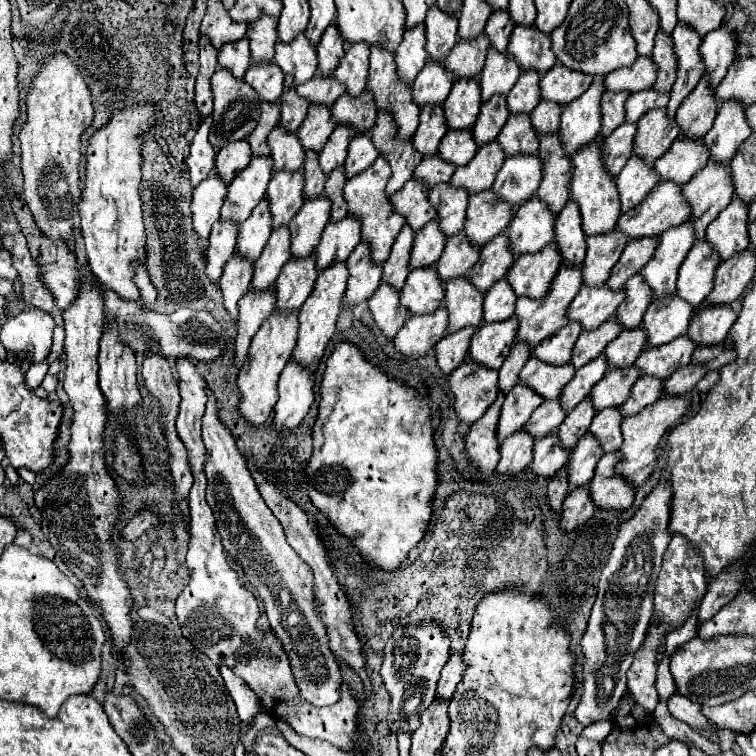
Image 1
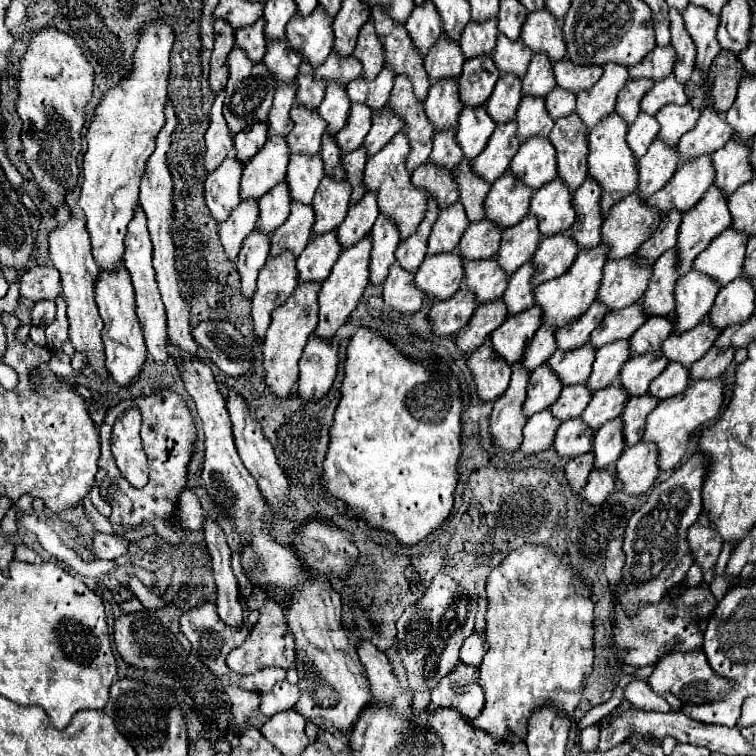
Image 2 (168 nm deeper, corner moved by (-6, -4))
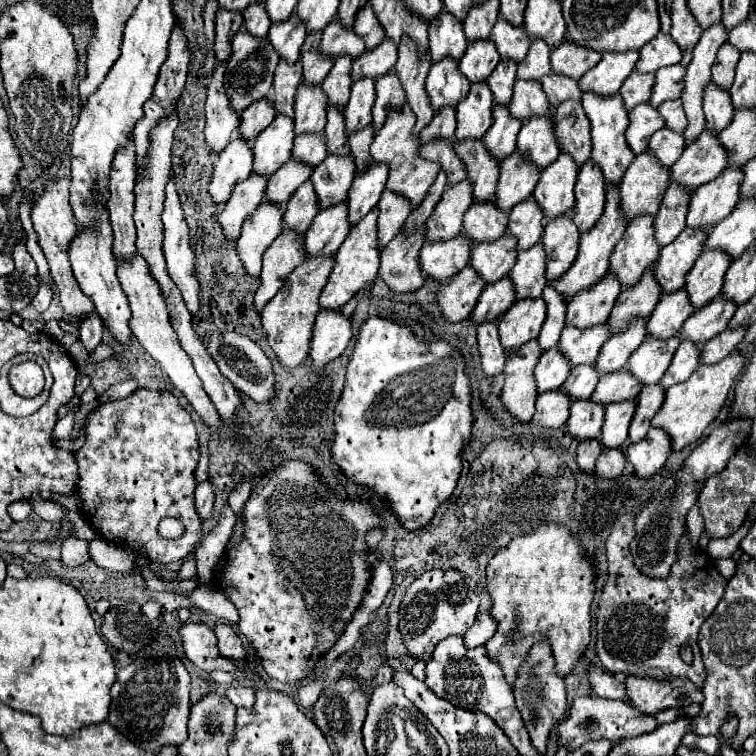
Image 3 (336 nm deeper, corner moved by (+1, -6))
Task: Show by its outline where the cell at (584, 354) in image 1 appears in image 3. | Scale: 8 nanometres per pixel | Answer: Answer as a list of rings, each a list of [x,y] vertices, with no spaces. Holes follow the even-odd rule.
[[[648,268],[636,284],[624,288],[616,298],[616,304],[608,318],[612,334],[622,332],[622,328],[626,328],[632,318],[650,316],[654,306],[658,304],[658,298],[662,298],[662,288],[654,278],[654,268]]]

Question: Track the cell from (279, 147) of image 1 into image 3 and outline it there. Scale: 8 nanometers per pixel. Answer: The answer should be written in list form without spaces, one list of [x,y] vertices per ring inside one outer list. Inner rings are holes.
[[[302,82],[298,86],[296,104],[294,104],[296,134],[322,132],[326,126],[326,106],[328,106],[328,100],[322,86]]]

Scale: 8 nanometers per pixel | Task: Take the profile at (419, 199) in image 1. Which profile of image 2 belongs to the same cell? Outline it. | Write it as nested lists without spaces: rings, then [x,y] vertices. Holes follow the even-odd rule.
[[[427,162],[413,172],[411,182],[415,188],[423,188],[431,198],[435,198],[441,210],[457,202],[457,184],[453,184],[451,172],[445,168]]]

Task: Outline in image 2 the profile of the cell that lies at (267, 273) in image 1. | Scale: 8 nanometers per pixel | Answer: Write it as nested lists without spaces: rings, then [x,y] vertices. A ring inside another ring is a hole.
[[[291,204],[291,214],[283,226],[271,236],[271,256],[275,258],[283,252],[291,252],[295,258],[303,252],[309,242],[313,226],[313,208],[303,204]]]

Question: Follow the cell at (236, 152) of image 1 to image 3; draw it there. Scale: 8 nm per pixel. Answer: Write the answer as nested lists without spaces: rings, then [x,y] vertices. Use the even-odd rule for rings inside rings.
[[[262,98],[260,102],[252,102],[242,112],[240,134],[248,140],[254,140],[274,120],[274,116],[276,116],[276,110],[274,110],[272,98]]]

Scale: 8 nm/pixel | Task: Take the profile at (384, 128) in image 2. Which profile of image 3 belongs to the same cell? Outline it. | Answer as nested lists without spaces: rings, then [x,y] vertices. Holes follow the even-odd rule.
[[[392,68],[376,80],[376,104],[372,108],[374,132],[378,132],[382,128],[388,110],[402,106],[404,102],[406,102],[406,92],[402,90],[400,78],[398,78],[396,70]]]

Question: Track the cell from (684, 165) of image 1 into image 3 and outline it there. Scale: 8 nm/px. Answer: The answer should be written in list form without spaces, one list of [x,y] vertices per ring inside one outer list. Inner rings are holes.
[[[710,82],[710,86],[704,88],[702,108],[704,108],[706,122],[708,122],[708,130],[712,130],[714,134],[720,134],[734,116],[730,94],[722,90],[720,86],[716,86],[714,82]]]

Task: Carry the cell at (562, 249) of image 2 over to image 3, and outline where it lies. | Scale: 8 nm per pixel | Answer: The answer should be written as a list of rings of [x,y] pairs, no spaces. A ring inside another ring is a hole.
[[[564,214],[564,218],[554,218],[546,224],[542,242],[548,254],[548,266],[546,266],[548,280],[560,278],[572,266],[578,254],[578,240],[580,232],[570,216]]]

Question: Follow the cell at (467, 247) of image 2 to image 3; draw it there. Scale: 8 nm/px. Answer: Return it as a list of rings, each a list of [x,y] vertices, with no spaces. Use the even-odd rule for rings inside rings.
[[[492,200],[474,202],[464,214],[464,232],[472,240],[494,240],[506,232],[508,214],[498,210]]]

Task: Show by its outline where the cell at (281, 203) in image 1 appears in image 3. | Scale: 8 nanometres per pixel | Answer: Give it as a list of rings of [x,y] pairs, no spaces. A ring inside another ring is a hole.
[[[318,132],[318,134],[298,134],[296,142],[294,142],[292,156],[296,160],[304,160],[304,162],[308,162],[312,166],[320,164],[328,156],[324,132]]]

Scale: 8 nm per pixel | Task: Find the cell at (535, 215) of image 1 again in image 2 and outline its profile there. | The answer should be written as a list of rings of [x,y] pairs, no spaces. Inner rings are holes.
[[[559,178],[551,180],[545,188],[539,188],[533,194],[529,212],[537,218],[541,236],[555,236],[569,230],[575,220],[571,198],[571,192]]]

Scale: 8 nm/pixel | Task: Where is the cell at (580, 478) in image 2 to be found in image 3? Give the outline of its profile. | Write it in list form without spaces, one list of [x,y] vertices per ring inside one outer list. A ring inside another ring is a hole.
[[[592,438],[592,440],[584,440],[584,442],[580,442],[580,446],[578,446],[578,450],[576,450],[580,468],[586,470],[586,472],[592,472],[592,470],[594,470],[594,464],[596,464],[596,458],[600,456],[600,452],[602,452],[602,444],[600,444],[600,440]]]

